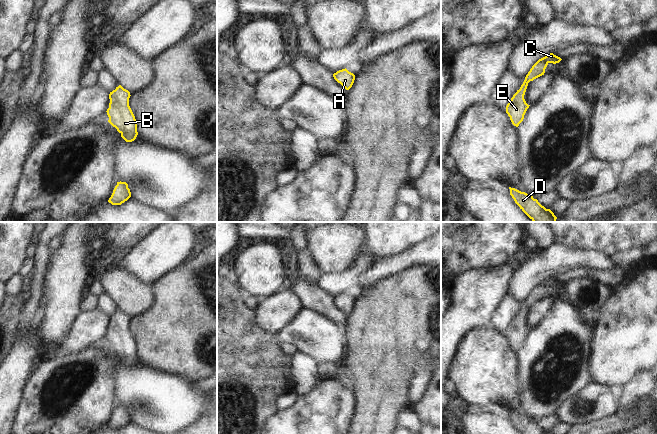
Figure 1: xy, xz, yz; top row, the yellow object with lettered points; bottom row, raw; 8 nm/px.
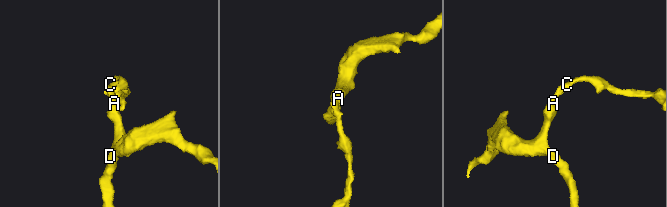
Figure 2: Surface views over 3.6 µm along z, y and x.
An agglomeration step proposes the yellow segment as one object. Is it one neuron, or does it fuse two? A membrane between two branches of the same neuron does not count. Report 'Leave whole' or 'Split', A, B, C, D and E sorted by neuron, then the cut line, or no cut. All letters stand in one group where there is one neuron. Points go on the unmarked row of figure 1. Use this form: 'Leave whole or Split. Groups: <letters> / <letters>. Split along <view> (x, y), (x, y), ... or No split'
Leave whole. Groups: A B C D E. No split.

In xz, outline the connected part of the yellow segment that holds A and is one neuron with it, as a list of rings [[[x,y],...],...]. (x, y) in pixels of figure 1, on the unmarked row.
[[[346,292],[334,297],[333,301],[346,314],[349,314],[352,311],[354,304],[355,304],[355,299],[349,296]]]

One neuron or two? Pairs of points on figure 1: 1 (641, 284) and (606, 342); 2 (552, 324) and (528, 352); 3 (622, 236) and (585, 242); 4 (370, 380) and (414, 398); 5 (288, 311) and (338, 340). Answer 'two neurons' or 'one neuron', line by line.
1: one neuron
2: one neuron
3: one neuron
4: two neurons
5: two neurons

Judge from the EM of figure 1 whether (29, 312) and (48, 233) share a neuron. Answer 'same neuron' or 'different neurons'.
same neuron

